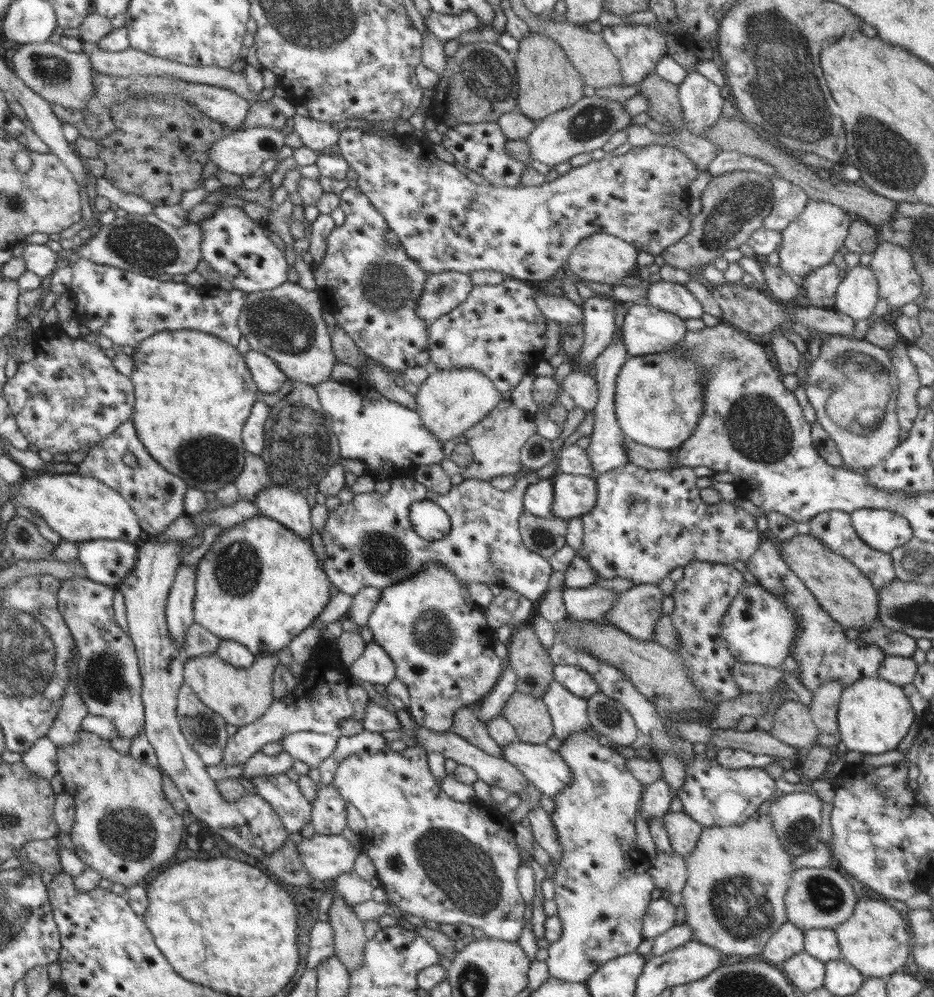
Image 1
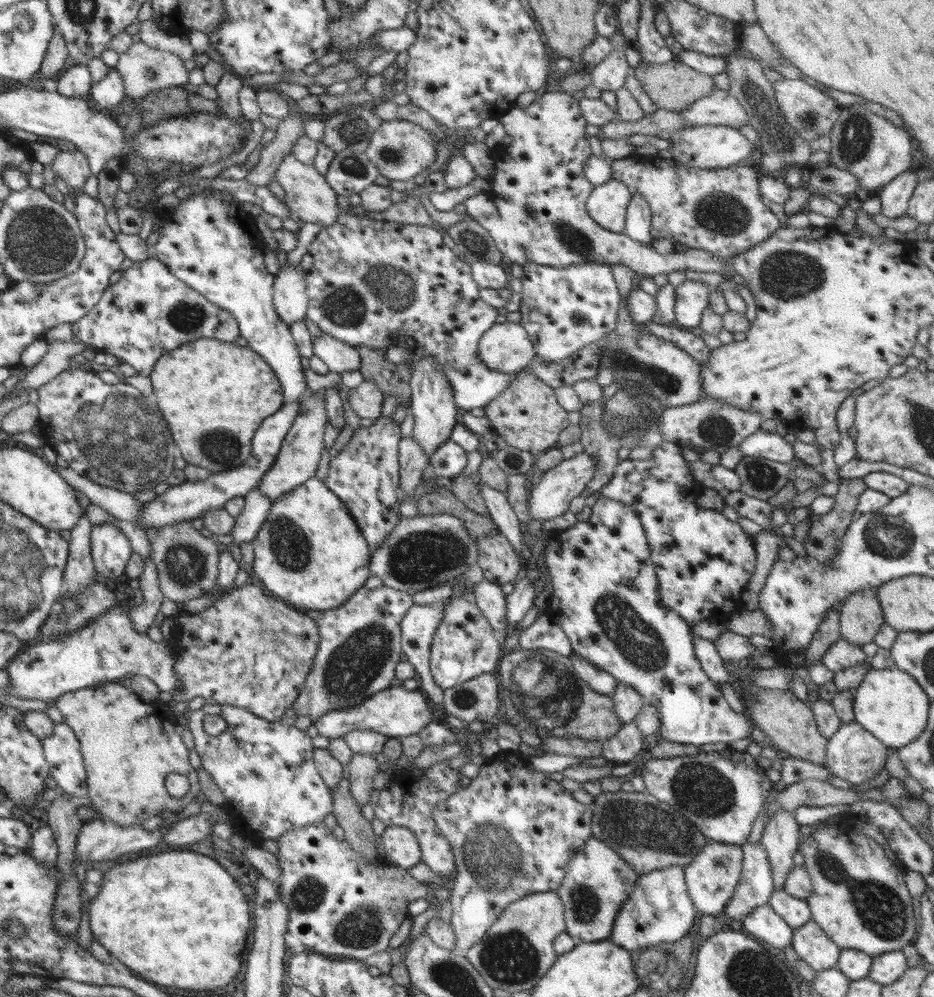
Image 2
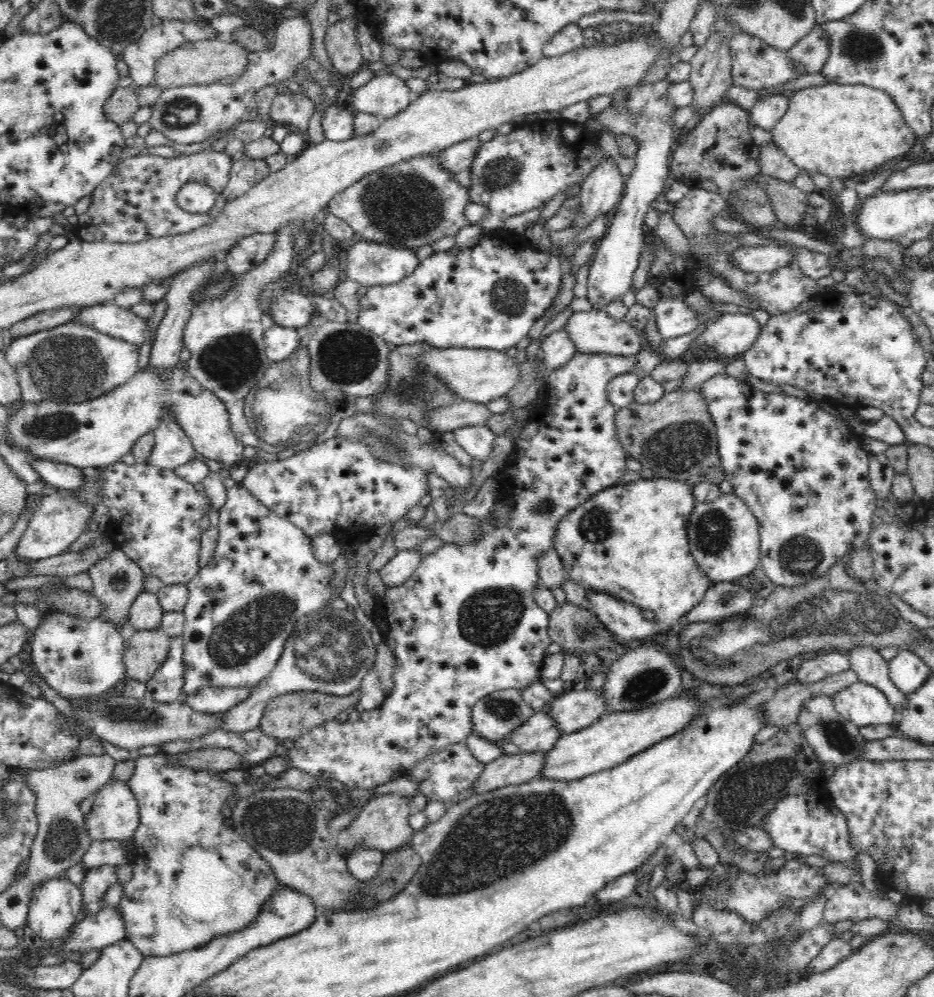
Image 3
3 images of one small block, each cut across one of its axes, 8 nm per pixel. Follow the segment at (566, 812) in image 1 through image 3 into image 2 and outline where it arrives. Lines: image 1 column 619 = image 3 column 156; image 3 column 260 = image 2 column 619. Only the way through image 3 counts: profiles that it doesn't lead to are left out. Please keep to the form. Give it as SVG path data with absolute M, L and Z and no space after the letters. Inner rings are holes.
M591 835L579 853L570 858L561 885L554 890L563 904L565 931L576 942L608 940L619 908L634 890L639 876L617 852Z

